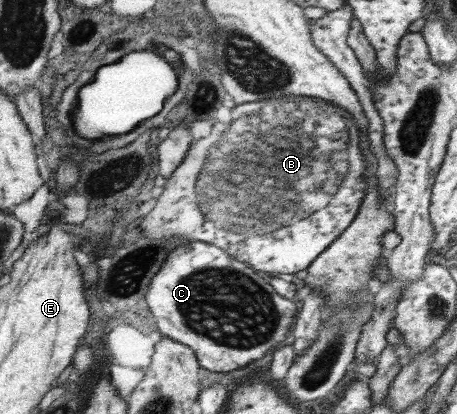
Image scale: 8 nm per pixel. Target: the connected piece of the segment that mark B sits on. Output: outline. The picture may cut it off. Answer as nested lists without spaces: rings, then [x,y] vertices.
[[[283,97],[278,100],[272,98],[268,102],[258,100],[258,102],[238,104],[232,110],[232,120],[230,130],[224,134],[216,150],[212,150],[211,153],[208,148],[217,141],[214,138],[198,139],[190,145],[190,152],[184,158],[184,162],[170,178],[166,179],[166,184],[156,198],[155,205],[138,223],[142,235],[152,240],[161,239],[162,236],[186,236],[190,238],[190,242],[196,240],[215,244],[267,277],[278,274],[296,274],[300,270],[308,270],[315,260],[355,221],[360,207],[364,204],[366,193],[368,193],[368,184],[364,182],[366,156],[362,150],[362,132],[358,122],[348,110],[332,105],[329,101],[324,101],[324,98],[313,97]]]

